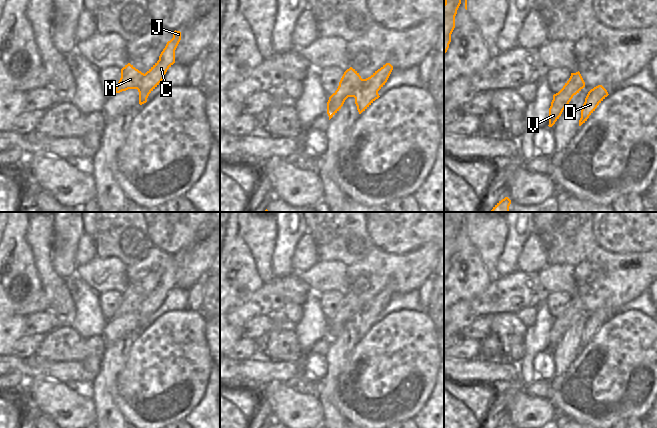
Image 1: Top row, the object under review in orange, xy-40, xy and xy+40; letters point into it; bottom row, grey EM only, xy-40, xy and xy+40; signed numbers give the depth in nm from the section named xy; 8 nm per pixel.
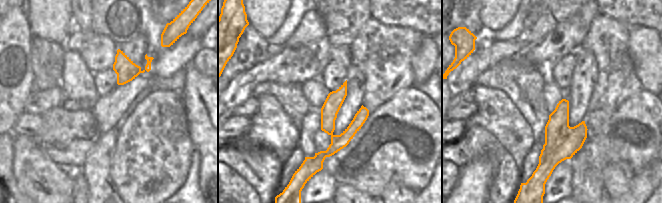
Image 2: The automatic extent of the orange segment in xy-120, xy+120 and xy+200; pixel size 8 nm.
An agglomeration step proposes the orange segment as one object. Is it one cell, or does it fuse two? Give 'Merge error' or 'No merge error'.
Merge error

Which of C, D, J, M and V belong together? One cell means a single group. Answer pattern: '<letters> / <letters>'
C D J / M V

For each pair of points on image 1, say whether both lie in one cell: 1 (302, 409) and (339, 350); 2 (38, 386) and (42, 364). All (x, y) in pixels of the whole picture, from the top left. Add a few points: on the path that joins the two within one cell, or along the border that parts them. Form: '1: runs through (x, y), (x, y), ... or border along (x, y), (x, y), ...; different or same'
1: border along (315, 394), (322, 406), (323, 416); different
2: border along (27, 378), (55, 378), (62, 383); different

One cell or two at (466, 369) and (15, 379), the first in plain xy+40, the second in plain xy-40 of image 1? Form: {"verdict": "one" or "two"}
{"verdict": "two"}

